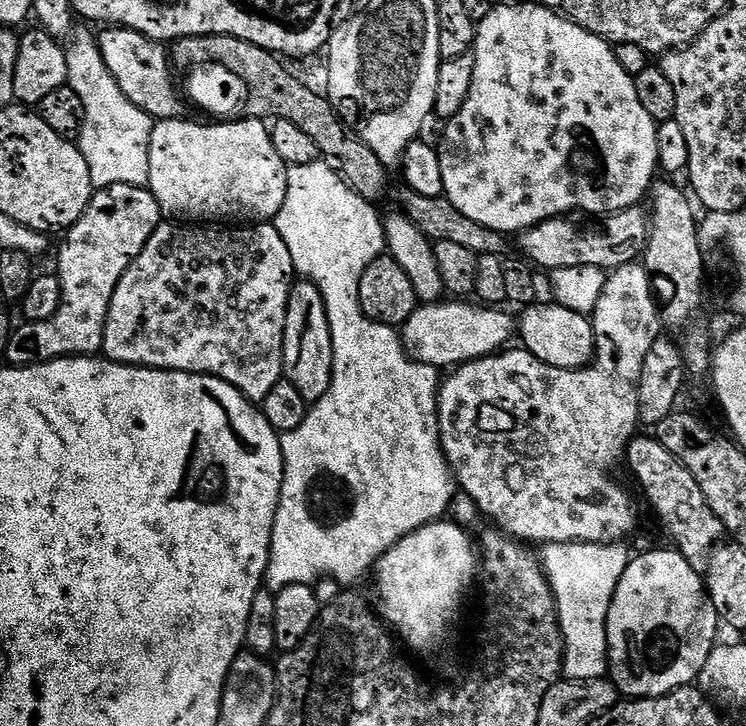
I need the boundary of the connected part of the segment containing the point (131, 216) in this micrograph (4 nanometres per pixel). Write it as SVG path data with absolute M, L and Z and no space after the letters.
M111 185L99 189L93 195L88 209L78 218L78 222L67 229L68 241L60 248L60 282L61 298L54 318L46 322L21 323L21 328L11 333L8 338L7 363L17 368L29 368L35 364L45 364L51 360L60 360L64 356L96 356L104 346L104 327L114 298L114 290L126 274L126 270L136 261L138 254L148 244L148 239L156 232L162 222L159 202L147 187L132 185Z

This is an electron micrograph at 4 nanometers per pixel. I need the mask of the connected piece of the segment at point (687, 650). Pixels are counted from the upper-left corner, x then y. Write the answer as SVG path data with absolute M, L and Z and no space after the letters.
M678 550L671 551L633 555L618 582L608 611L610 680L615 684L617 693L624 698L654 700L657 696L689 687L699 677L702 666L706 666L706 660L717 643L718 617L708 589L687 558Z

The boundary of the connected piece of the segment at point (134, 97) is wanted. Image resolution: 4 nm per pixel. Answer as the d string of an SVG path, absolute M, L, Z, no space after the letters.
M108 26L99 32L97 46L122 94L156 122L177 119L181 115L180 96L174 88L173 69L165 47L159 41L147 40L144 35L129 28Z

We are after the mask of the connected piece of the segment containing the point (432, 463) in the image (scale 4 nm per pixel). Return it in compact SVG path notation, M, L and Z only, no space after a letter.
M328 162L314 164L297 164L288 172L288 193L282 210L274 221L280 237L286 242L290 250L290 258L294 262L297 273L305 281L311 281L321 292L325 302L326 318L329 319L330 338L333 340L333 378L329 389L322 398L307 409L307 416L296 430L280 436L280 449L284 455L284 481L280 491L280 505L274 518L272 531L272 545L268 559L268 574L266 584L269 589L279 590L291 584L315 585L315 580L337 580L344 586L352 583L371 569L375 561L396 545L396 543L410 533L424 528L427 524L437 523L440 516L452 504L452 488L454 492L454 477L452 469L448 467L448 459L444 457L444 449L440 447L440 426L438 423L438 389L442 383L442 376L437 369L429 364L419 364L404 351L400 333L393 325L377 324L369 320L368 315L360 305L360 283L362 274L375 260L385 255L384 220L376 213L377 205L366 198L360 197L351 185L333 165Z

